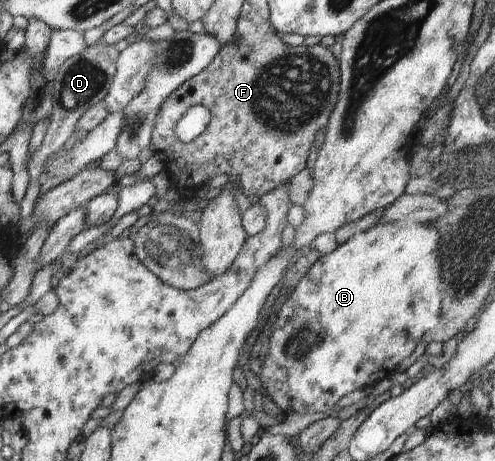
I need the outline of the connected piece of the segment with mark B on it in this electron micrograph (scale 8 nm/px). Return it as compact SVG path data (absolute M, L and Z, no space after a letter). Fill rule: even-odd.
M389 221L378 223L373 227L351 236L343 245L339 245L333 252L321 256L305 273L305 277L295 285L293 293L289 295L279 311L277 320L273 323L269 339L269 352L263 359L260 381L263 392L281 409L284 417L299 416L304 413L332 410L341 397L347 393L364 387L374 386L382 379L387 379L399 369L399 363L415 351L421 337L430 329L438 325L441 319L441 302L443 301L445 285L441 279L441 253L439 253L439 231L432 222L415 223L415 221Z

